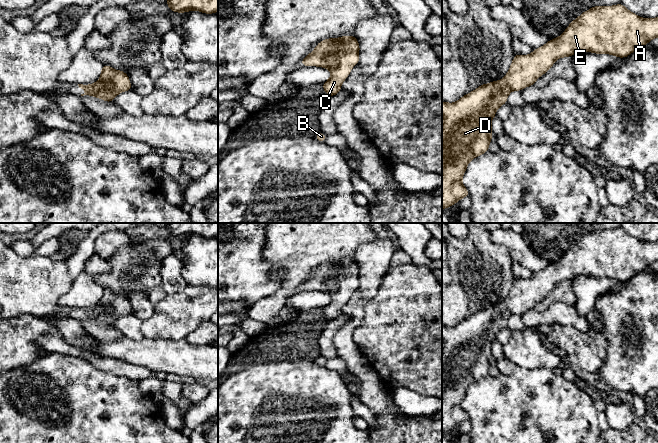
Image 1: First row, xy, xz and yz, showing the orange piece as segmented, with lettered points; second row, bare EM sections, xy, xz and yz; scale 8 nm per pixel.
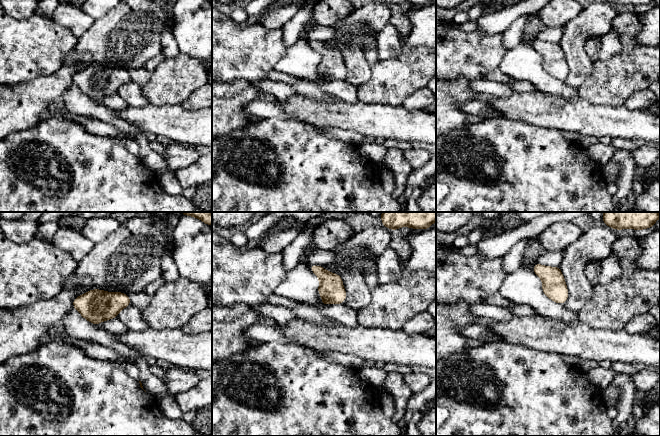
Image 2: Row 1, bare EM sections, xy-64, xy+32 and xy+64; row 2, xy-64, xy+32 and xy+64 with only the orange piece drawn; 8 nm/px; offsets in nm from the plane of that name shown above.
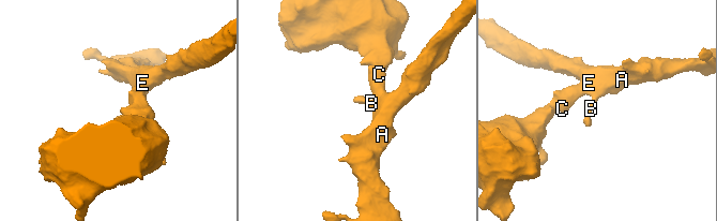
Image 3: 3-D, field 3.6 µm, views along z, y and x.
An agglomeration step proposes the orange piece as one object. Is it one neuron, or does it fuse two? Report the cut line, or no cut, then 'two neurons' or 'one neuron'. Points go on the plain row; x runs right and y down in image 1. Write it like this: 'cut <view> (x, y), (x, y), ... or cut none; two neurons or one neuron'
cut none; one neuron

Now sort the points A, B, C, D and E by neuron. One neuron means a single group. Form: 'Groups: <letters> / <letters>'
Groups: A B C D E

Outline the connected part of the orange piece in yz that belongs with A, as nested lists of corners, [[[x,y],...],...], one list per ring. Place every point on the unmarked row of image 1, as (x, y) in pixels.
[[[622,227],[613,230],[596,230],[584,235],[571,245],[565,255],[555,263],[549,264],[543,270],[533,274],[531,278],[515,278],[510,292],[503,303],[482,308],[470,317],[462,320],[454,327],[442,325],[442,434],[448,432],[462,422],[469,421],[462,403],[470,385],[489,375],[492,365],[492,343],[496,341],[496,334],[507,327],[511,315],[521,315],[525,311],[535,310],[535,305],[544,299],[557,283],[571,281],[579,275],[595,278],[609,278],[618,282],[626,282],[635,274],[645,270],[658,261],[658,241],[642,242],[628,234]]]

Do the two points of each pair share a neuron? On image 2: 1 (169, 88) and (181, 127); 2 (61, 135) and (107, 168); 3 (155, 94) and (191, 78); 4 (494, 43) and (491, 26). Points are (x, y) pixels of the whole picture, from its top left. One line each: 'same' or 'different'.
1: different
2: same
3: same
4: different

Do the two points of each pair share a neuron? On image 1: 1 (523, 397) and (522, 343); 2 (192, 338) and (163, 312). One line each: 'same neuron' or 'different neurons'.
1: different neurons
2: different neurons

